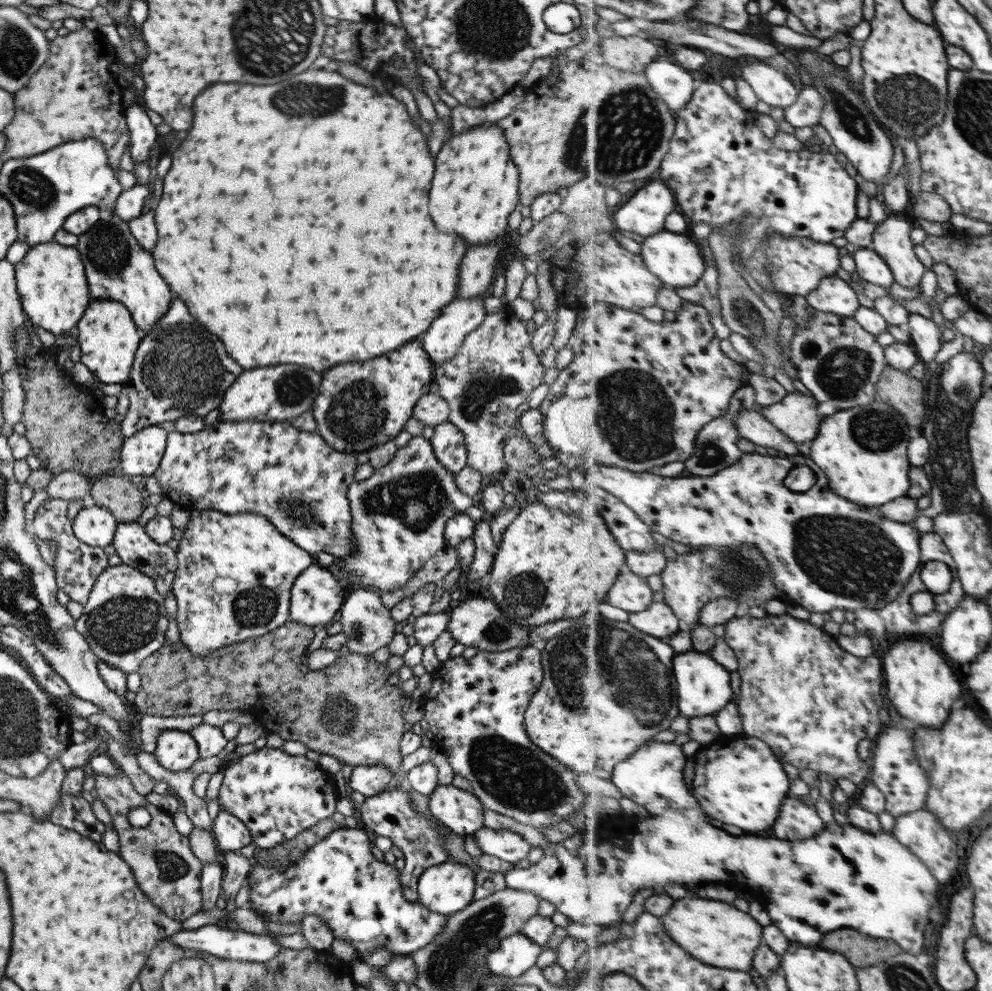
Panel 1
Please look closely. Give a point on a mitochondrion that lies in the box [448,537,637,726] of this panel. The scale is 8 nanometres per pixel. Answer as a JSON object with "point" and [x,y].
{"point":[523,595]}

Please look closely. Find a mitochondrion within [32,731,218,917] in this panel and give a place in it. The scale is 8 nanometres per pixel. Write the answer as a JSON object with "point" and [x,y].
{"point":[171,866]}

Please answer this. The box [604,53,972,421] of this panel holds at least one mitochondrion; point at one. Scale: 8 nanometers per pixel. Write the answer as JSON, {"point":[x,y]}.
{"point":[908,102]}

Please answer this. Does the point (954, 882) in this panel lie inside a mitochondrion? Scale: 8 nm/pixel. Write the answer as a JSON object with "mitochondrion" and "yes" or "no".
{"mitochondrion":"no"}

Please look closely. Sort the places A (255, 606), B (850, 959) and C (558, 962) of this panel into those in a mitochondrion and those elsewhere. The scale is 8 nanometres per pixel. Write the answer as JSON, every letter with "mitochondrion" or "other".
{"A":"mitochondrion","B":"other","C":"other"}

